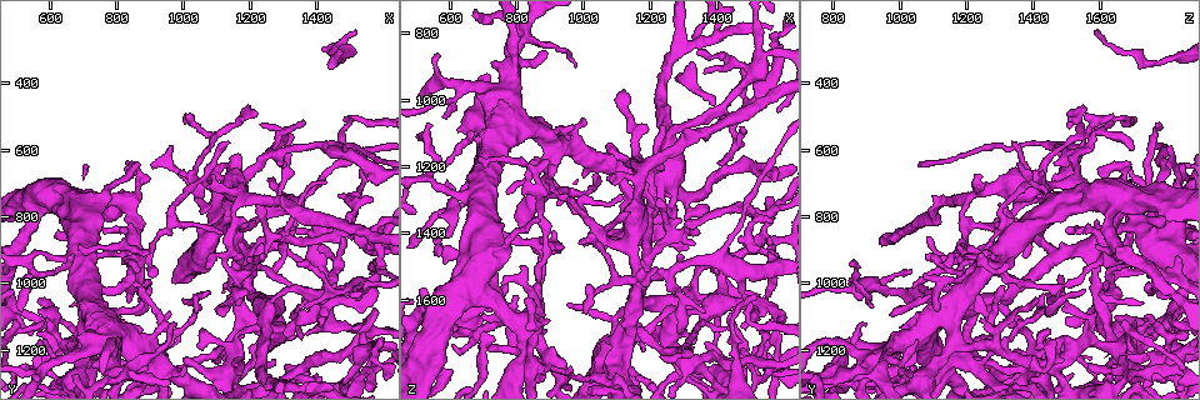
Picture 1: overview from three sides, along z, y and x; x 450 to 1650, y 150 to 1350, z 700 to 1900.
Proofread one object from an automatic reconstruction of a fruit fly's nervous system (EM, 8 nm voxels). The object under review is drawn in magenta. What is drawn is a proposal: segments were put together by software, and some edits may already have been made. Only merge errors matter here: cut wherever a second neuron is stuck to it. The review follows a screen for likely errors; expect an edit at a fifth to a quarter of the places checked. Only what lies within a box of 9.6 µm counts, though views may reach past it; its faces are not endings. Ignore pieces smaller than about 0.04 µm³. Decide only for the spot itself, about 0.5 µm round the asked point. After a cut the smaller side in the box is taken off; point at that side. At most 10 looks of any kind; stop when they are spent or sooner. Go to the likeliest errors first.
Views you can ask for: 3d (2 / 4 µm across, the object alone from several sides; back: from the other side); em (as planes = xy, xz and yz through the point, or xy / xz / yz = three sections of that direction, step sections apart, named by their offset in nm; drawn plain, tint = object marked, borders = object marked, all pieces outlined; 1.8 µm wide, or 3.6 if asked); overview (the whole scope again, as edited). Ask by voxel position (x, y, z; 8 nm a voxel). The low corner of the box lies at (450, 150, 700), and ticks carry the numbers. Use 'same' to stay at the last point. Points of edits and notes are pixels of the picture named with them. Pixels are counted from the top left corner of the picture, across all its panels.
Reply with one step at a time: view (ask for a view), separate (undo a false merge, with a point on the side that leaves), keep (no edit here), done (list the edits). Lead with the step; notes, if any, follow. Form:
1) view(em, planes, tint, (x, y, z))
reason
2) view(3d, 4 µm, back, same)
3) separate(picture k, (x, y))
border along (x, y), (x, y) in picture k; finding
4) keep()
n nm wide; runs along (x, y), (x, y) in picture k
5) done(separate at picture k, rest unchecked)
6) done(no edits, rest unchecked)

view(3d, 2 µm, back, (1550, 890, 1820))
closes a loop

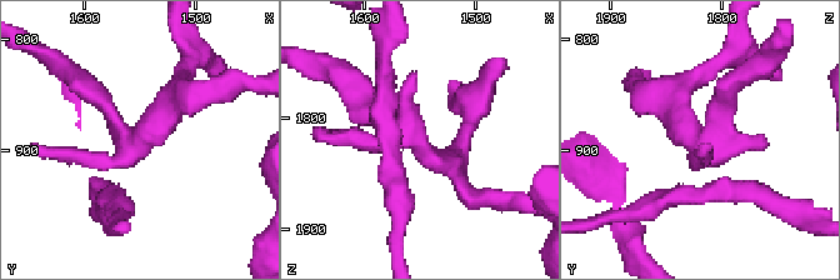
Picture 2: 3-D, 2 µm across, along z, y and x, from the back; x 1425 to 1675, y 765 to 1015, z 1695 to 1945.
view(em, planes, tint, (1550, 892, 1820))

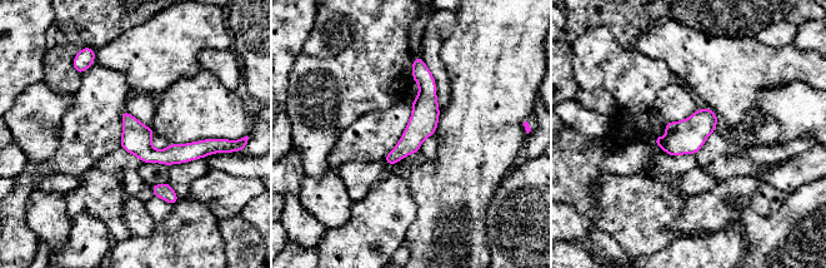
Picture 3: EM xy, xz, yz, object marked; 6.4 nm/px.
keep()
one neuron here

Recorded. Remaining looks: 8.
view(em, yz, step 8, tint, (780, 1240, 920))
four or more arms meet

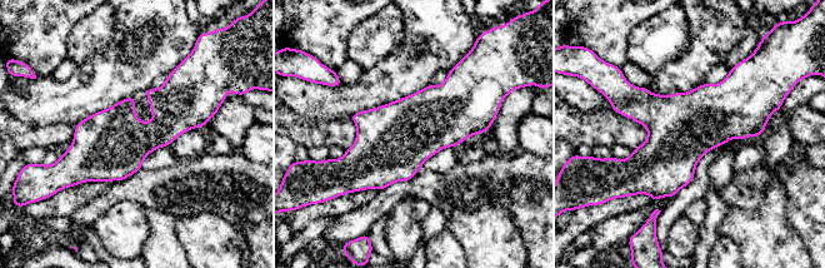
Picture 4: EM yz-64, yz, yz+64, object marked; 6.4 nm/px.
view(em, planes, borders, same)

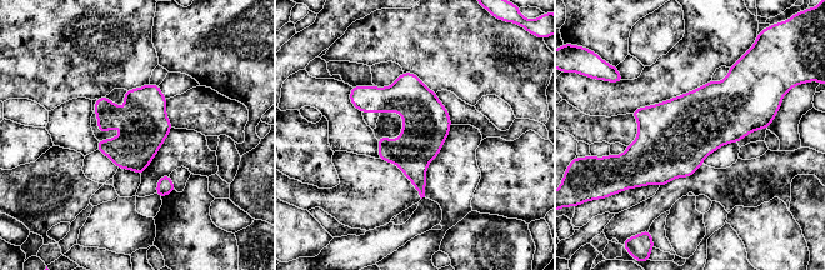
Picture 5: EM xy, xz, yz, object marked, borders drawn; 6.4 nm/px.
keep()
runs along (354, 90), (415, 120), (421, 191) in picture 5; all the same neuron

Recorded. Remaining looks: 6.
view(3d, 2 µm, (1550, 1260, 1390))
sharp bend

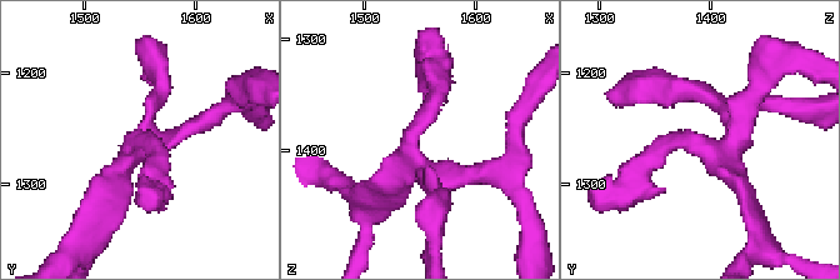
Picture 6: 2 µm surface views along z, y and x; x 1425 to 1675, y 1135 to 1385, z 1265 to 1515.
view(em, planes, tint, (1538, 1270, 1392))

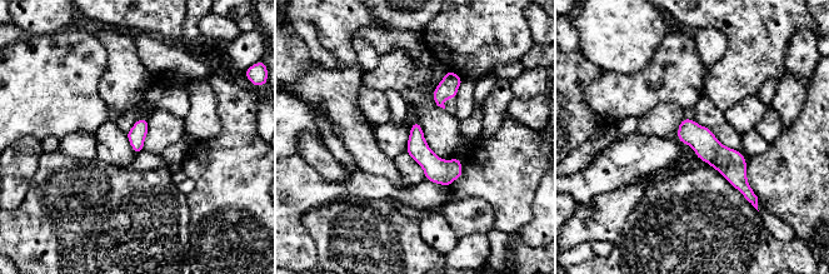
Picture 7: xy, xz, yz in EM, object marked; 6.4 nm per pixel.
keep()
one neuron here

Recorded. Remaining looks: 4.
view(em, 3.6 µm, planes, tint, (900, 1070, 1450))
closes a loop

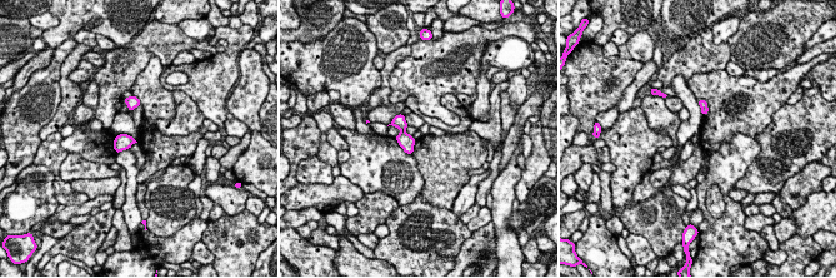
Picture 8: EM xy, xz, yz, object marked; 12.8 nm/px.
keep()
160 nm wide; all the same neuron

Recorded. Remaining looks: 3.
done(no edits, rest unchecked)

